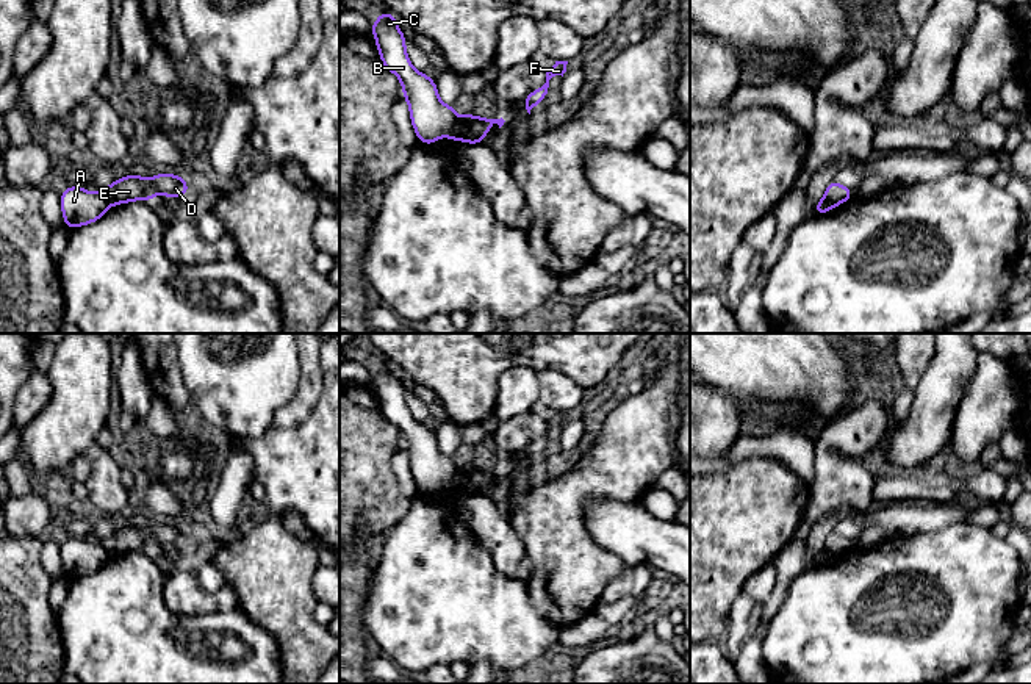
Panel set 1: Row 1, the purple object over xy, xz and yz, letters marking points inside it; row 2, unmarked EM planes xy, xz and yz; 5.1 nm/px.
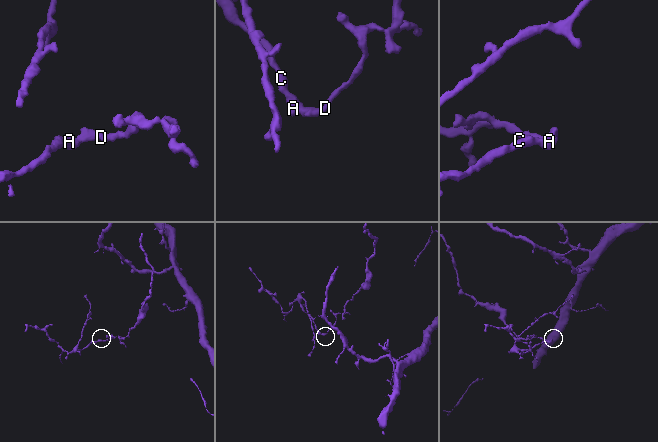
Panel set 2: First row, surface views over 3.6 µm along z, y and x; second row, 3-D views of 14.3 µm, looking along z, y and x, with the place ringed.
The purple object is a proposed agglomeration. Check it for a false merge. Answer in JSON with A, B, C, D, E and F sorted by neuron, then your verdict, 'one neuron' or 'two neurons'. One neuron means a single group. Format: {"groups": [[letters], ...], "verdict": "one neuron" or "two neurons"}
{"groups": [["A", "B", "C"], ["D", "E", "F"]], "verdict": "two neurons"}

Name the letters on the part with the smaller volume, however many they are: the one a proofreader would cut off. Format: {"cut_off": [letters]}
{"cut_off": ["A", "B", "C"]}

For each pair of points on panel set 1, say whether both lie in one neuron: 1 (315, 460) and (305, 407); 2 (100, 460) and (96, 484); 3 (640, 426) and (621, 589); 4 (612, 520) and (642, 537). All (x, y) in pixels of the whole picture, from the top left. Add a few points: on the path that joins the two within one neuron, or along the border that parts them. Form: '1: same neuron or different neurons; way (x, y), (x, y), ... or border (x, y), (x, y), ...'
1: different neurons; border (321, 381), (321, 395), (316, 404), (299, 423)
2: same neuron; way (100, 467), (100, 478)
3: different neurons; border (628, 567), (606, 586), (599, 600)
4: same neuron; way (620, 526), (634, 534)

